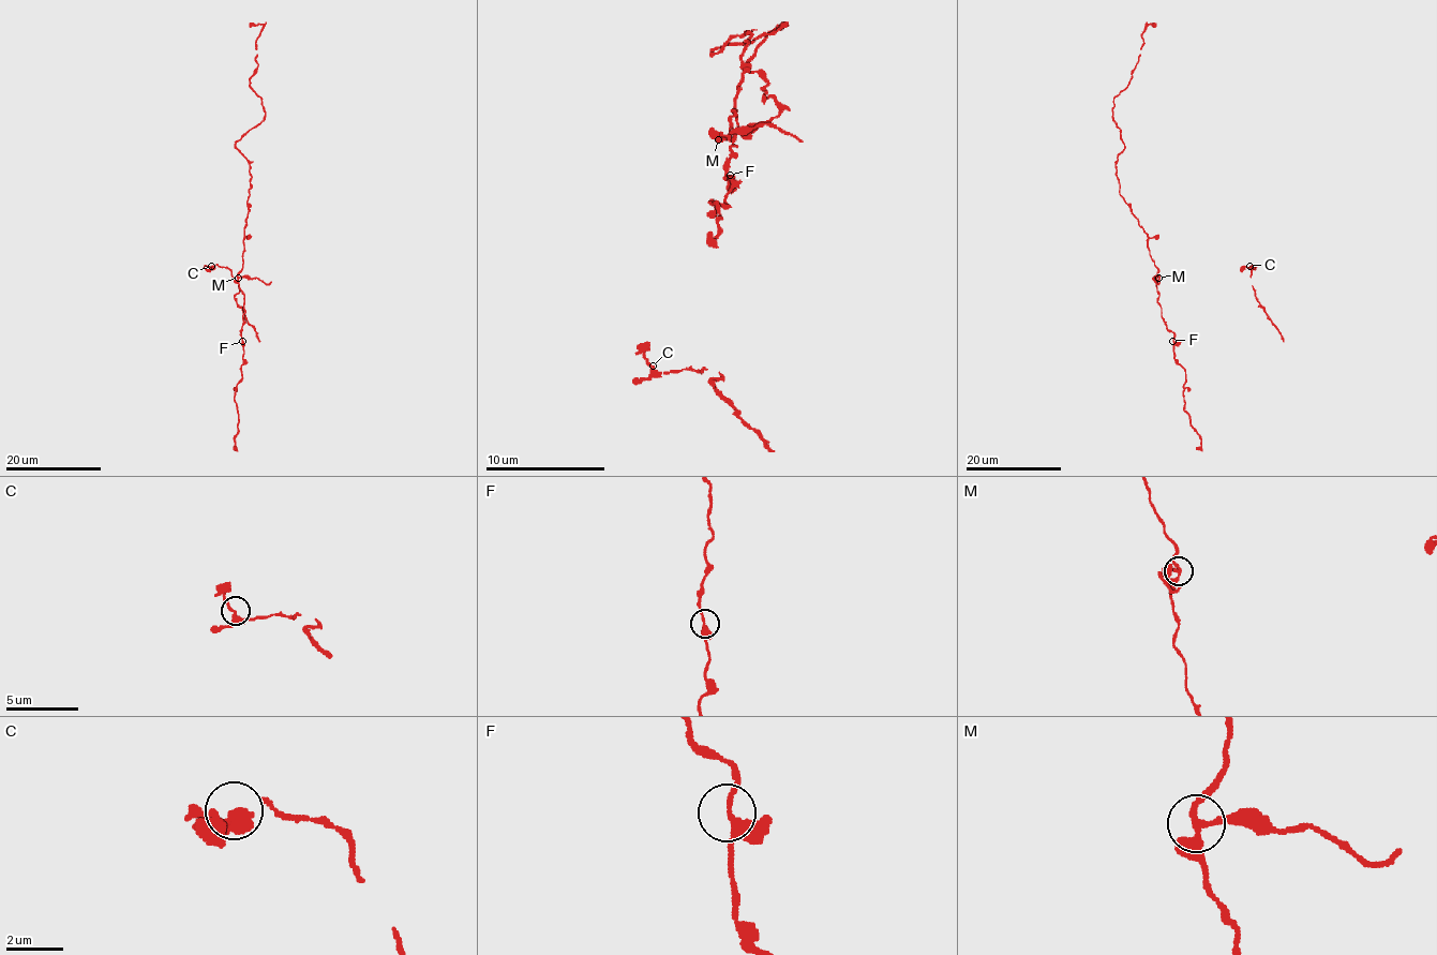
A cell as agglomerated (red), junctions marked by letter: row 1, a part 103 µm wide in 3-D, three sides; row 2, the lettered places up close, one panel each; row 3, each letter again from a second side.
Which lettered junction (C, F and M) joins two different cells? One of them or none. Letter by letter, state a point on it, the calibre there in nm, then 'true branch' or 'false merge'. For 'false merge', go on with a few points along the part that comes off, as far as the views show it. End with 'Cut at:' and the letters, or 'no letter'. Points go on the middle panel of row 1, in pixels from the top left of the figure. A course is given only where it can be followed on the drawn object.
C: (653, 366) | 240 nm | true branch
F: (730, 175) | 240 nm | true branch
M: (718, 139) | 240 nm | false merge | (718, 139), (772, 124), (802, 142)
Cut at: M

